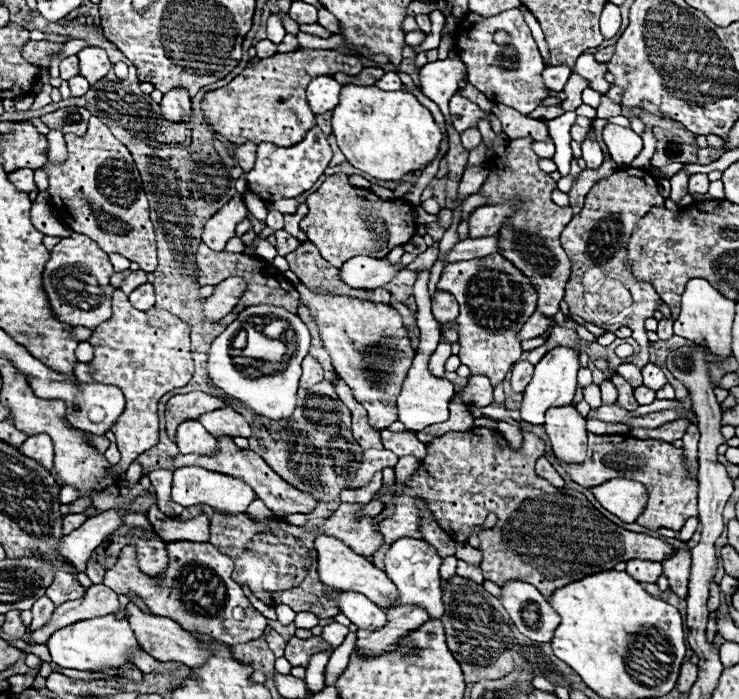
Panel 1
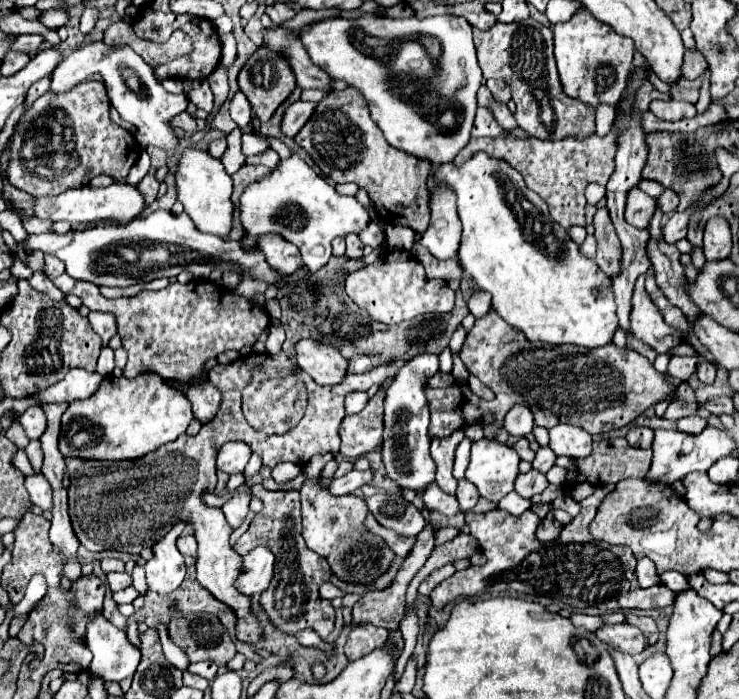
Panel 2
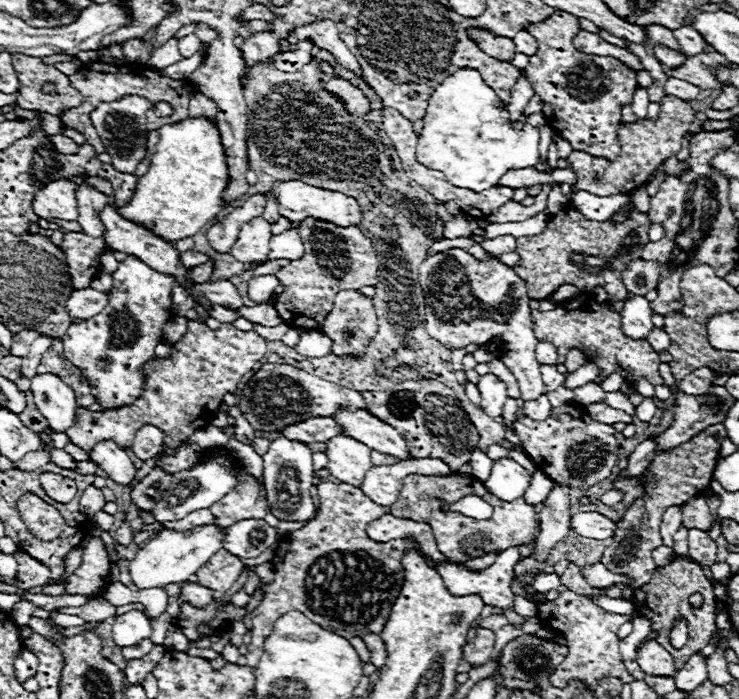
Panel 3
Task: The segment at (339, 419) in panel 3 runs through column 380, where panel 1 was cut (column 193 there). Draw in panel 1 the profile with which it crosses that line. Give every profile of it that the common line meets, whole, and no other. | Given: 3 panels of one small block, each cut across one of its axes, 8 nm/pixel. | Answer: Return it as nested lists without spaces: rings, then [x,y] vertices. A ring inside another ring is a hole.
[[[198,420],[182,422],[178,426],[176,438],[182,454],[212,456],[214,452],[218,452],[218,440],[210,432],[206,432]]]

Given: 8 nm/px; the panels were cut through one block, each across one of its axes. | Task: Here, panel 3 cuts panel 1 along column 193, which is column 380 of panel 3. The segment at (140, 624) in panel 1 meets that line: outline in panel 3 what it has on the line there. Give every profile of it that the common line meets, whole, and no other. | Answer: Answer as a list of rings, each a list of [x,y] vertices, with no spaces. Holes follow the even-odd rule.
[[[368,632],[368,634],[364,634],[362,638],[364,638],[364,642],[366,642],[368,650],[370,650],[370,662],[372,662],[374,666],[378,666],[378,668],[384,666],[388,652],[386,652],[386,644],[384,644],[382,636],[380,636],[380,634],[374,634],[374,632]]]

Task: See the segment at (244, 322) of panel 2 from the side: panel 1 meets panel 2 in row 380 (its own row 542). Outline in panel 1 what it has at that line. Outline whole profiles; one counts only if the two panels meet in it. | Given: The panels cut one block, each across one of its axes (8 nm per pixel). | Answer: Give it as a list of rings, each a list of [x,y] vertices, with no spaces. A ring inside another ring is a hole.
[[[168,542],[170,564],[158,584],[138,572],[136,550],[126,546],[114,568],[105,573],[103,584],[120,596],[136,594],[152,614],[168,616],[190,632],[208,634],[226,644],[256,640],[266,628],[266,618],[248,602],[240,584],[232,580],[234,562],[210,542]]]

